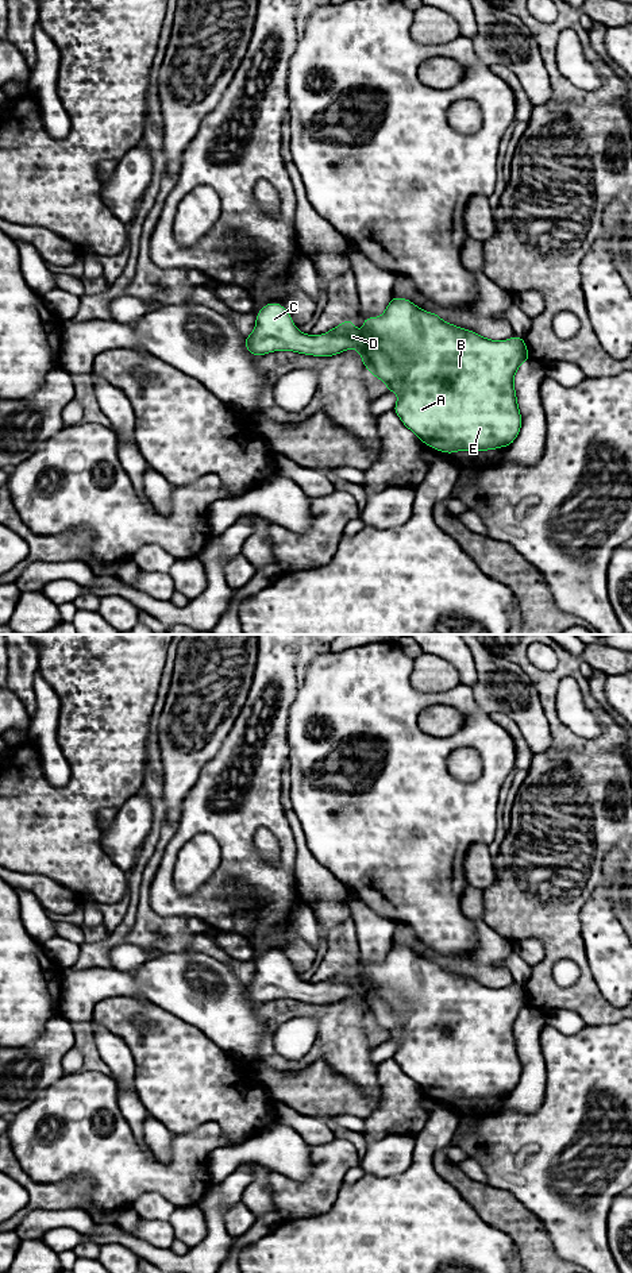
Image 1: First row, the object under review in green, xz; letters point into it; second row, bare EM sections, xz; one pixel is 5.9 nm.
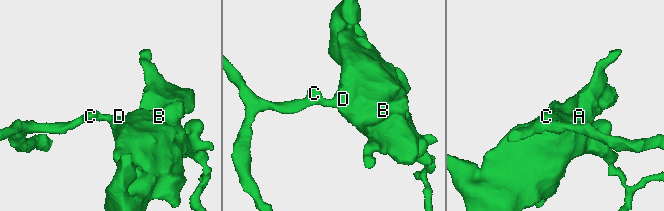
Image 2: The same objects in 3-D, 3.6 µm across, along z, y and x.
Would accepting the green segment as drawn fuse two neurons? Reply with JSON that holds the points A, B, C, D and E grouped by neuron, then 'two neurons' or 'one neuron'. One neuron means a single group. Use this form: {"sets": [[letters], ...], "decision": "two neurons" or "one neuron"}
{"sets": [["A", "B", "C", "D", "E"]], "decision": "one neuron"}

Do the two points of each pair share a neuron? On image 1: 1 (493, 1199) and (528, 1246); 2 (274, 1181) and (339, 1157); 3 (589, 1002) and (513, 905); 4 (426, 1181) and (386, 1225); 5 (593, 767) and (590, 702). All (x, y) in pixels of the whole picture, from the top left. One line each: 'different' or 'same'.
1: same
2: same
3: same
4: same
5: same

